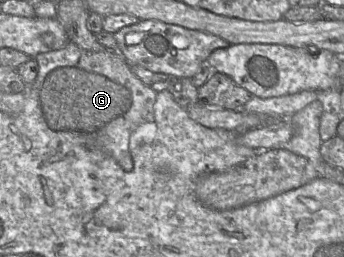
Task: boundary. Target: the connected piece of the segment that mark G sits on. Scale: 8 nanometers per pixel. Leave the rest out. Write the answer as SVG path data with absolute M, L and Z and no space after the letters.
M74 66L51 71L40 89L40 100L52 130L94 133L127 112L132 104L132 95L123 85Z

